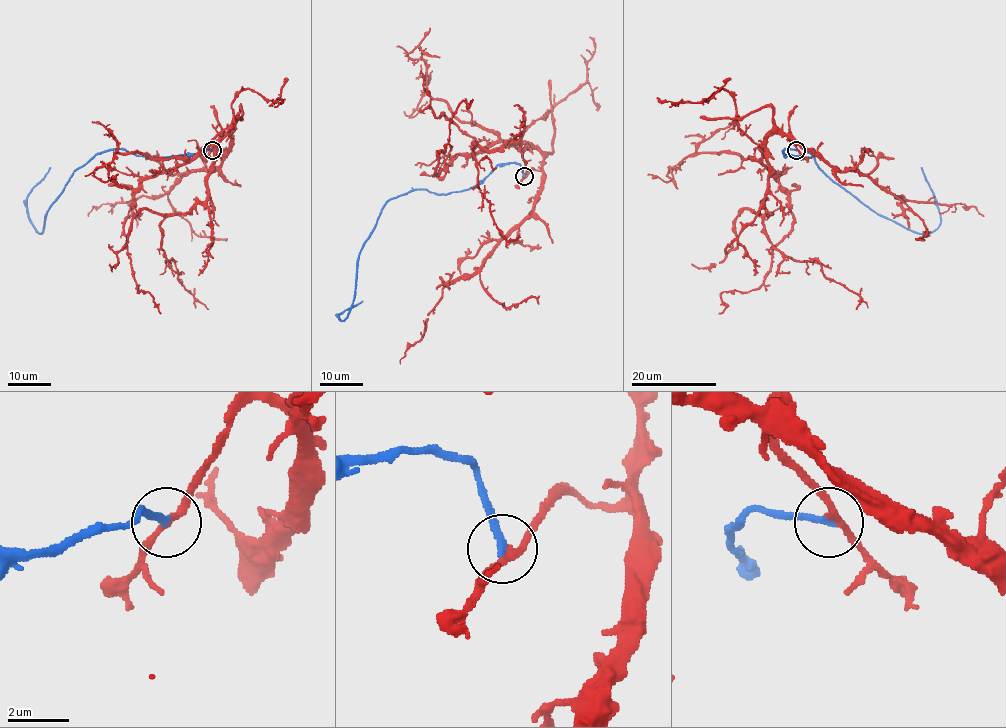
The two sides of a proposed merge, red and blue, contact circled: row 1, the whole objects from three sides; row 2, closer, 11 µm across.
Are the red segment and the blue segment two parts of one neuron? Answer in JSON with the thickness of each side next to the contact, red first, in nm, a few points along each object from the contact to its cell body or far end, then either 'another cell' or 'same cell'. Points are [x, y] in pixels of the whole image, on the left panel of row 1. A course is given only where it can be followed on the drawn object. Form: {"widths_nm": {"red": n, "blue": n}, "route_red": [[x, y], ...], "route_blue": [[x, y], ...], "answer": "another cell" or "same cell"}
{"widths_nm": {"red": 200, "blue": 240}, "route_red": [[212, 149], [221, 135], [230, 133], [186, 161], [147, 176], [123, 225], [137, 292], [147, 291], [161, 313]], "route_blue": [[212, 149], [157, 157], [114, 149], [96, 154], [69, 178], [39, 234], [31, 223], [26, 200], [50, 167]], "answer": "same cell"}

